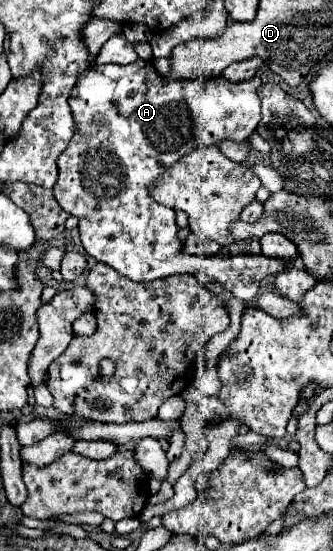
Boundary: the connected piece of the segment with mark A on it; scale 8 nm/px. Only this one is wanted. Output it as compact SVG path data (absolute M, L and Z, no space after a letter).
M137 59L135 63L131 65L93 65L89 71L83 71L71 91L71 97L69 97L69 103L71 103L71 111L73 111L73 119L75 119L75 127L77 127L77 133L75 137L71 139L69 147L63 151L63 155L59 157L57 165L59 165L59 179L53 187L53 193L55 193L55 199L59 201L61 209L65 209L69 215L77 217L79 219L79 231L81 231L81 243L85 247L85 251L101 261L101 263L107 263L109 267L113 267L117 273L129 277L131 281L155 281L155 279L165 279L165 277L171 277L171 275L177 275L177 273L205 273L209 279L215 279L219 281L225 289L229 289L233 293L233 297L245 301L245 303L251 303L259 291L259 283L261 279L265 279L267 275L277 275L281 273L291 261L283 261L283 259L273 259L273 257L265 257L265 255L235 255L235 257L201 257L201 255L185 255L183 253L183 243L179 239L179 227L177 227L177 221L175 221L175 211L169 209L169 207L163 207L161 203L157 203L151 195L149 195L149 187L153 187L157 183L157 179L171 167L177 163L177 159L185 157L187 153L191 153L193 149L197 149L199 145L217 145L225 139L229 141L235 141L235 143L245 143L251 133L257 129L259 121L261 121L261 101L257 97L257 89L261 85L261 79L259 77L253 77L249 81L241 81L241 83L229 83L225 77L213 77L213 79L169 79L167 83L161 79L161 75L157 73L157 69L153 67L151 61L143 61L143 59Z

